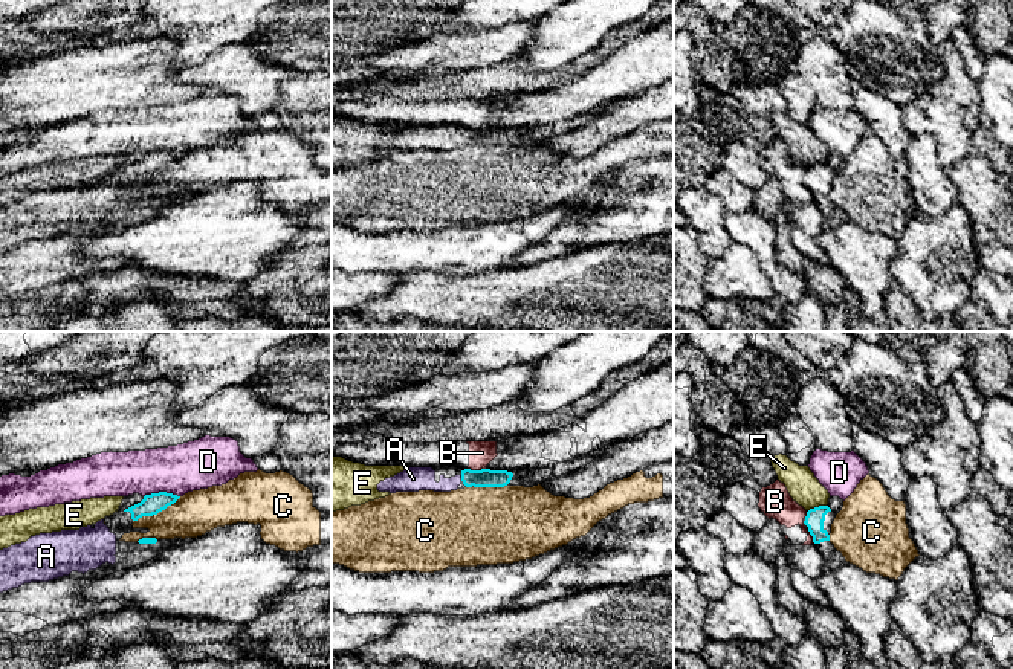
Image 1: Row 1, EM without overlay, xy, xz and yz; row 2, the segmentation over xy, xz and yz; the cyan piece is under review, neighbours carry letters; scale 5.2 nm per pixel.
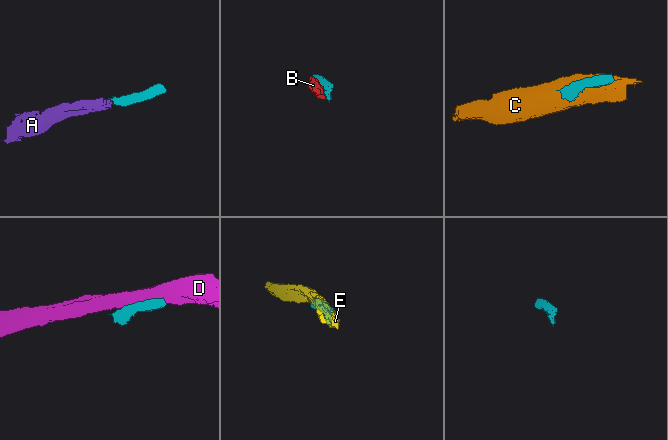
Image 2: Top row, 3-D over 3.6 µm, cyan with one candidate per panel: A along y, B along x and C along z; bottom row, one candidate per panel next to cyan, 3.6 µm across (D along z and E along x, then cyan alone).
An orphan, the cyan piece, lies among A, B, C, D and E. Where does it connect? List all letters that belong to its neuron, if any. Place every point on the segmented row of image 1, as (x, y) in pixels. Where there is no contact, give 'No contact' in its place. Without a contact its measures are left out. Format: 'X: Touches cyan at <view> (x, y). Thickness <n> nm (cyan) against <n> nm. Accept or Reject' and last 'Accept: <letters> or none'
A: Touches cyan at xz (462, 477). Thickness 100 nm (cyan) against 130 nm. Accept
B: Touches cyan at xz (477, 471). Thickness 100 nm (cyan) against 130 nm. Reject
C: Touches cyan at xy (156, 513). Thickness 110 nm (cyan) against 240 nm. Reject
D: Touches cyan at xy (161, 492). Thickness 110 nm (cyan) against 260 nm. Reject
E: Touches cyan at yz (816, 507). Thickness 100 nm (cyan) against 170 nm. Reject
Accept: A

